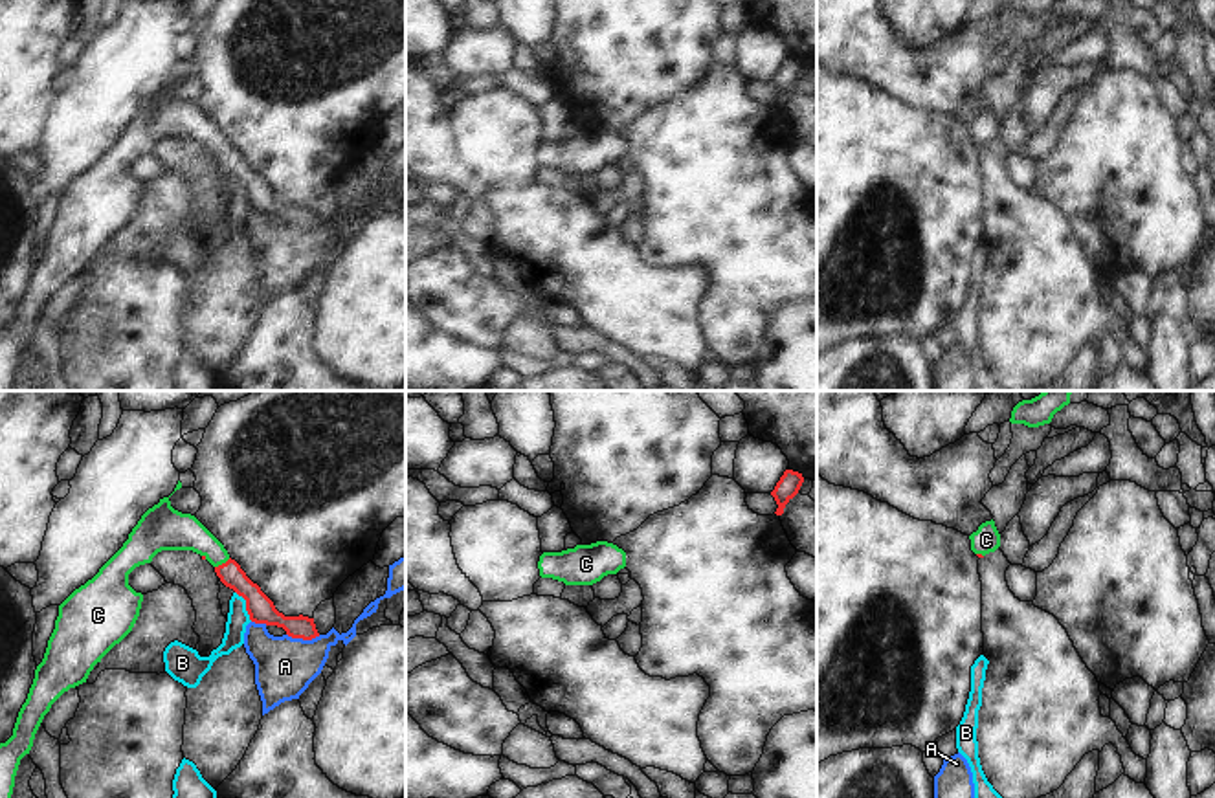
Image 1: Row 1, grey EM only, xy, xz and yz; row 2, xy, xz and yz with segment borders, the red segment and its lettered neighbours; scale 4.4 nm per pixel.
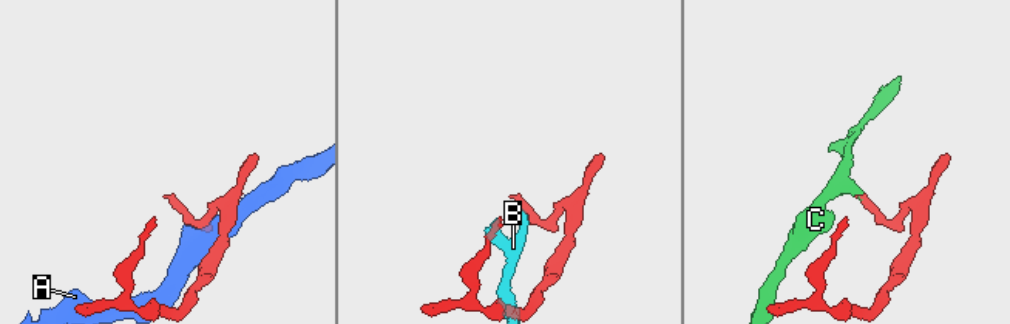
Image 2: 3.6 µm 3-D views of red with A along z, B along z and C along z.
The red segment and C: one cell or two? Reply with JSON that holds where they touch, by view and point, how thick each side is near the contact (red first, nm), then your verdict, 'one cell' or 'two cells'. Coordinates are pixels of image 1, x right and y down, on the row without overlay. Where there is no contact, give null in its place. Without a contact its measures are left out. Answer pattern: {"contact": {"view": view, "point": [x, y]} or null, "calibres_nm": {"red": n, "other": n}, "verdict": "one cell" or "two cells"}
{"contact": {"view": "xy", "point": [222, 153]}, "calibres_nm": {"red": 120, "other": 170}, "verdict": "one cell"}

